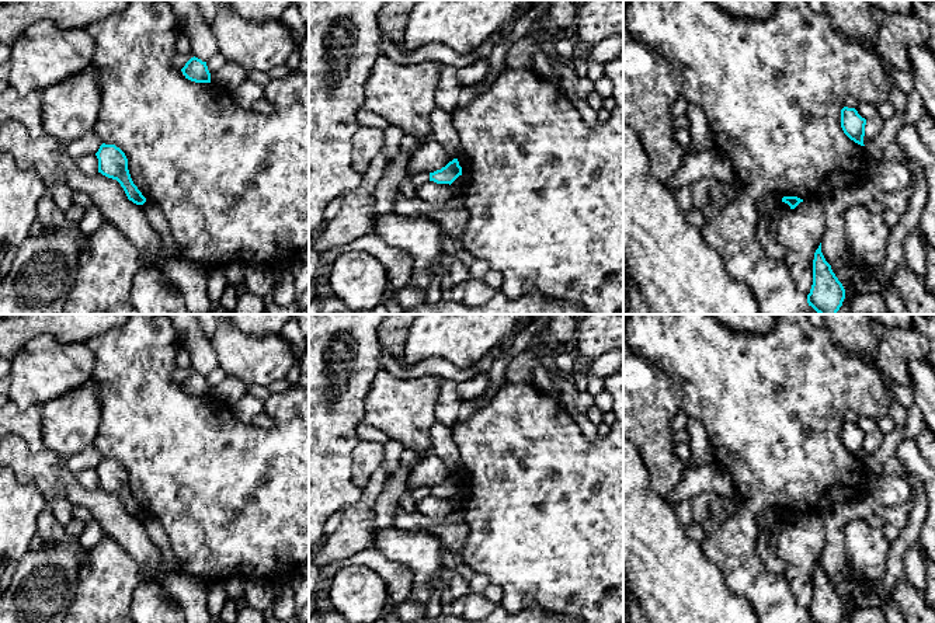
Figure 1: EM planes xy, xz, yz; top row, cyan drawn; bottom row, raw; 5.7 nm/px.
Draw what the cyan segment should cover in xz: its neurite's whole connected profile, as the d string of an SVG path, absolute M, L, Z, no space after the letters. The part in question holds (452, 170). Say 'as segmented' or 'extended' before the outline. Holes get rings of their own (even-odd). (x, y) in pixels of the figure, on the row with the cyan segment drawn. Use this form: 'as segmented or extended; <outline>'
as segmented; M453 159L441 170L430 173L430 181L451 185L459 175L462 175L462 167L459 166L458 159Z

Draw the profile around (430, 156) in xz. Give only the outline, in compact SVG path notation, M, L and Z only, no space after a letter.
M428 139L425 143L420 145L418 149L409 159L406 171L416 173L434 173L445 167L451 157L441 143Z

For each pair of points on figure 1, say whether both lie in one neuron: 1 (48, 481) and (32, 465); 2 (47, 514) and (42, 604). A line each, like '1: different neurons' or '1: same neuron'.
1: same neuron
2: same neuron

